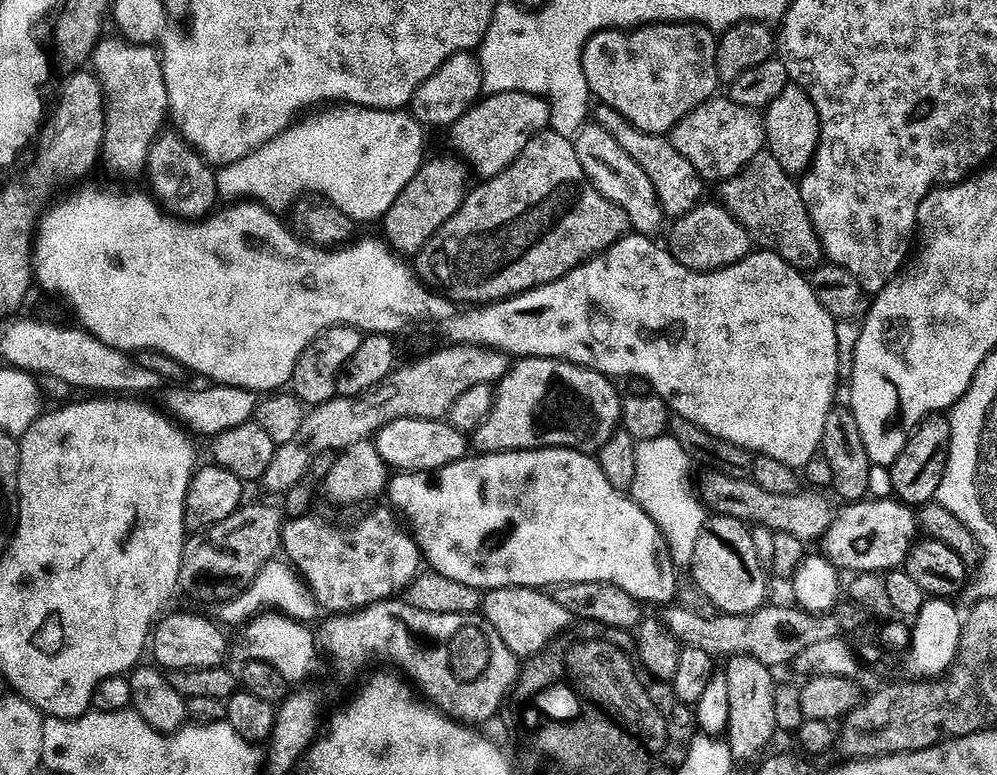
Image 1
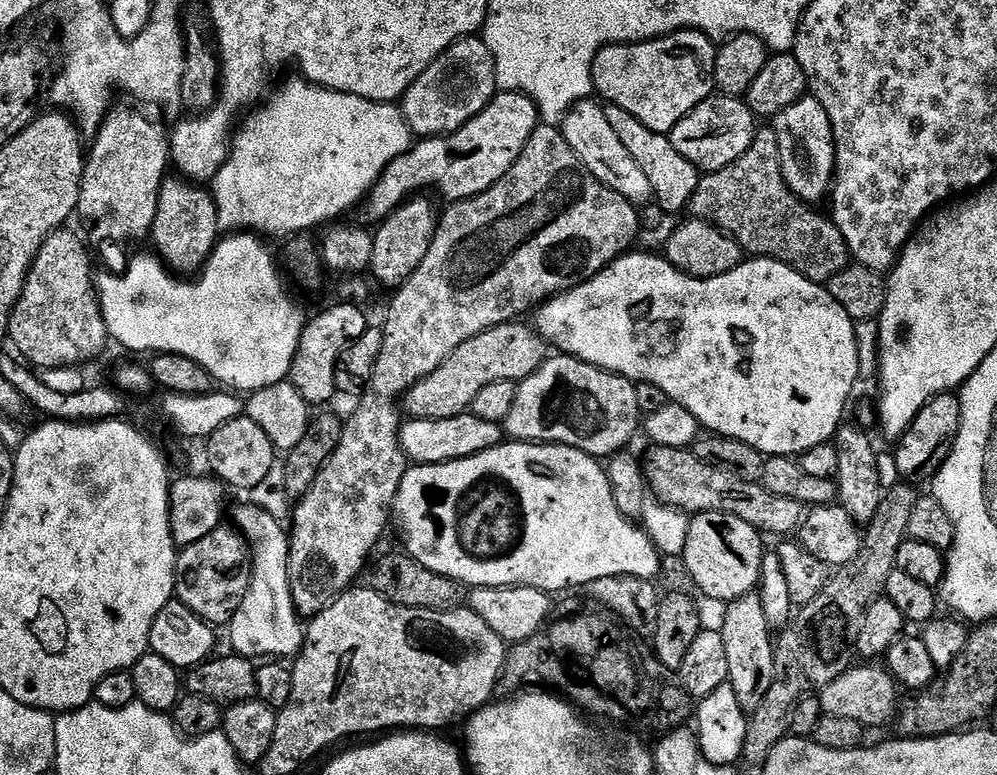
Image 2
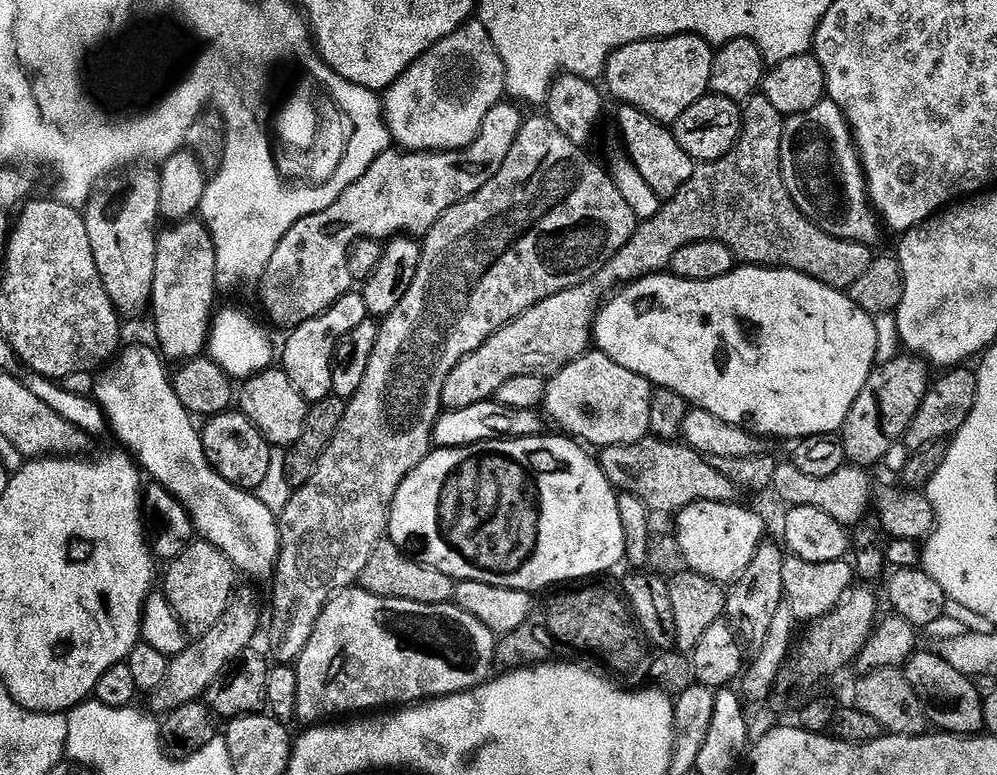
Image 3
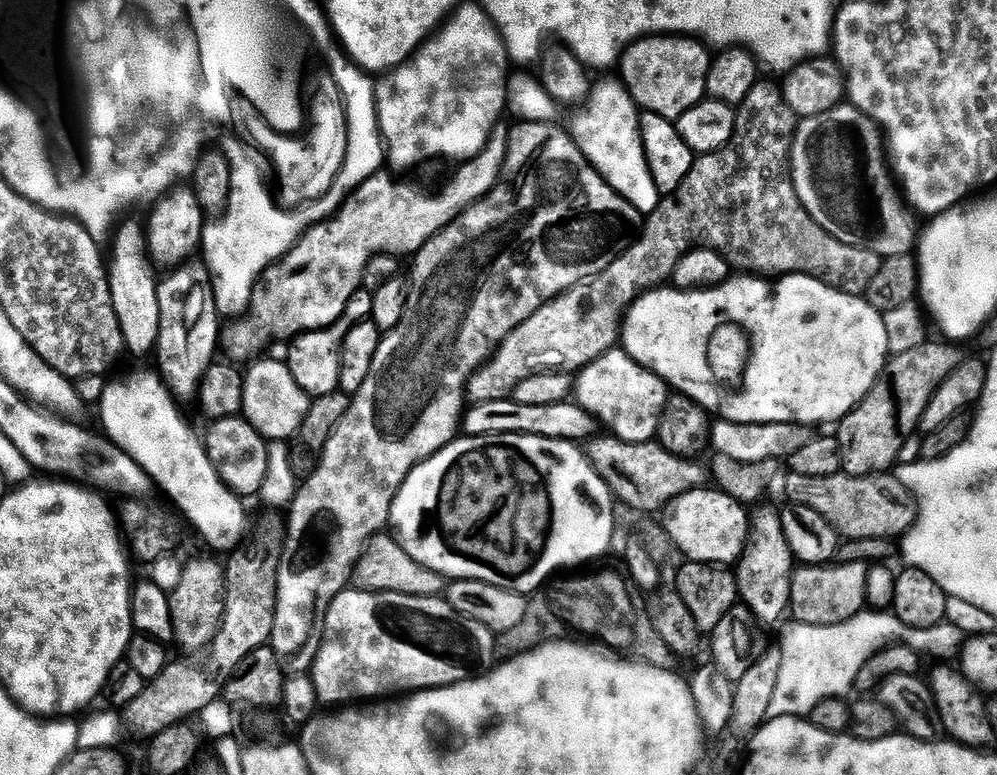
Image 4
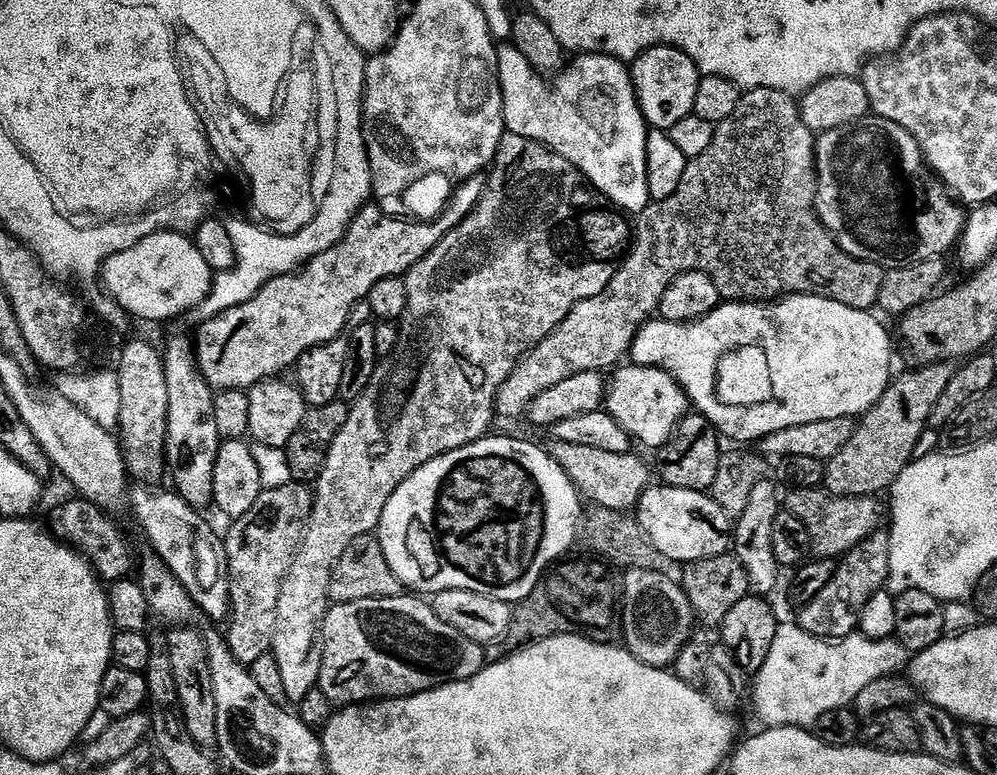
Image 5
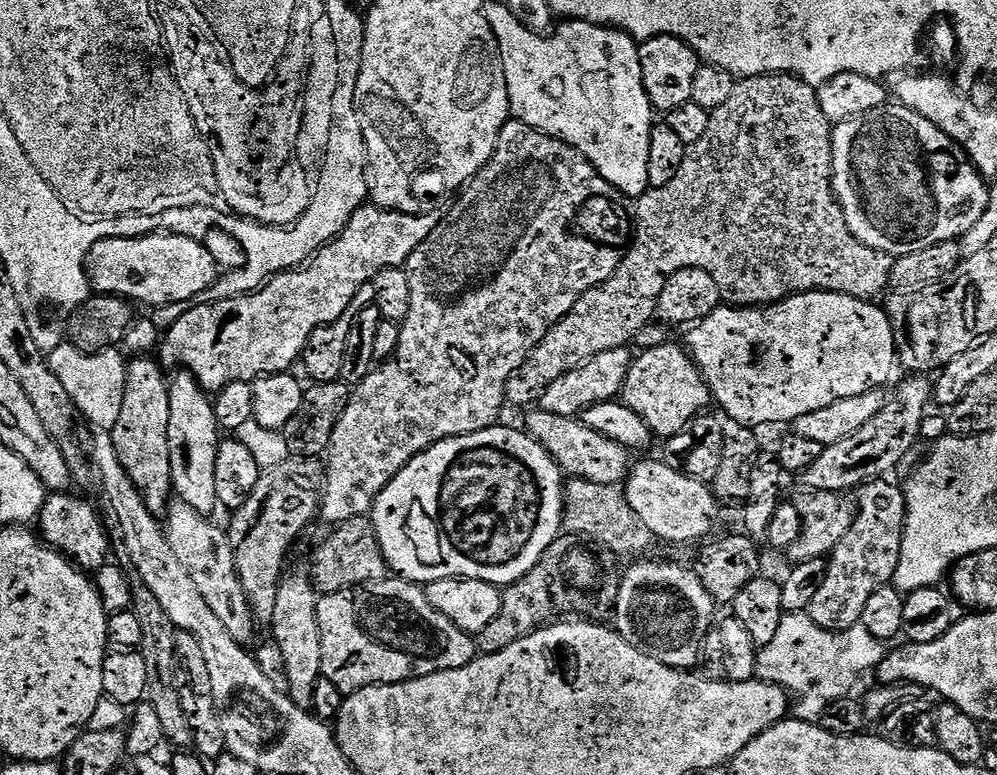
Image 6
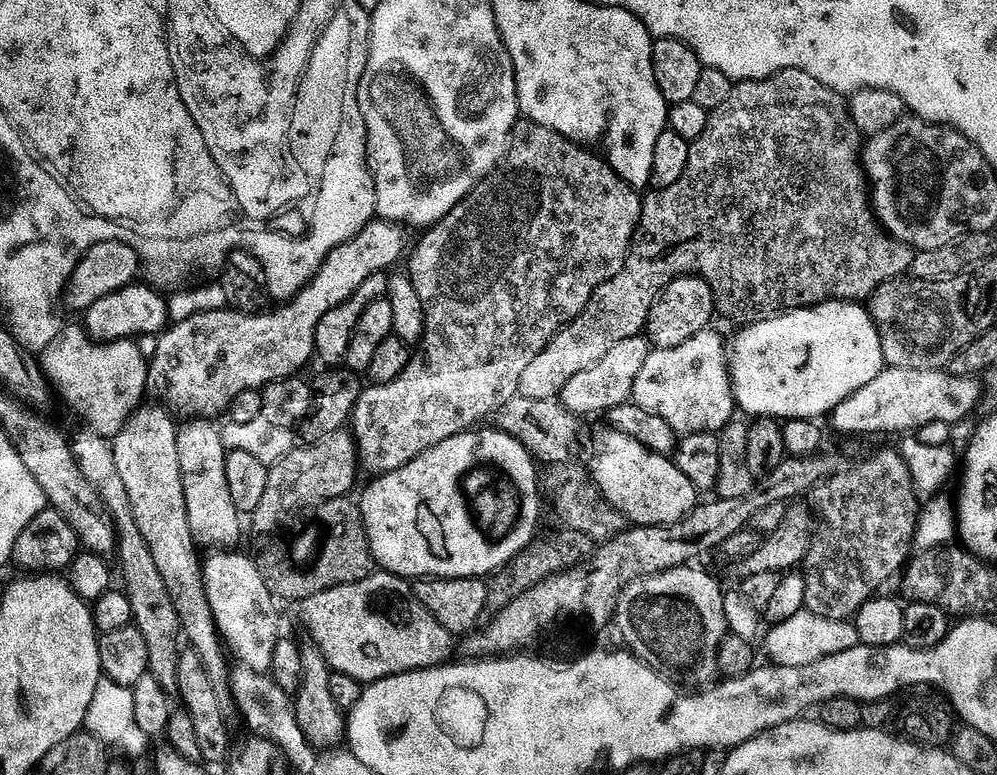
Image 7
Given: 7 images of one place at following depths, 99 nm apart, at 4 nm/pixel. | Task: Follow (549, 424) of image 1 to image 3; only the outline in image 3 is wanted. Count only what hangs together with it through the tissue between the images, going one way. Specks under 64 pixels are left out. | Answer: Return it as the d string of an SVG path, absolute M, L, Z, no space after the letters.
M592 350L547 381L542 408L546 416L548 411L549 421L560 424L561 433L603 450L636 444L651 433L653 399L650 381L634 370L626 370L626 366L618 366L605 352Z

